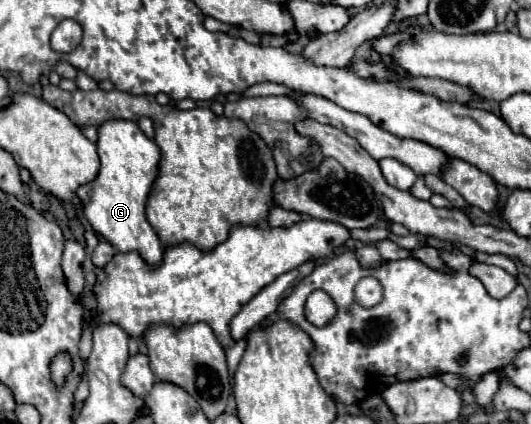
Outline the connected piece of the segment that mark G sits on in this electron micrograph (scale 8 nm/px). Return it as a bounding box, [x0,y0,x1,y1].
[76,120,162,264]

